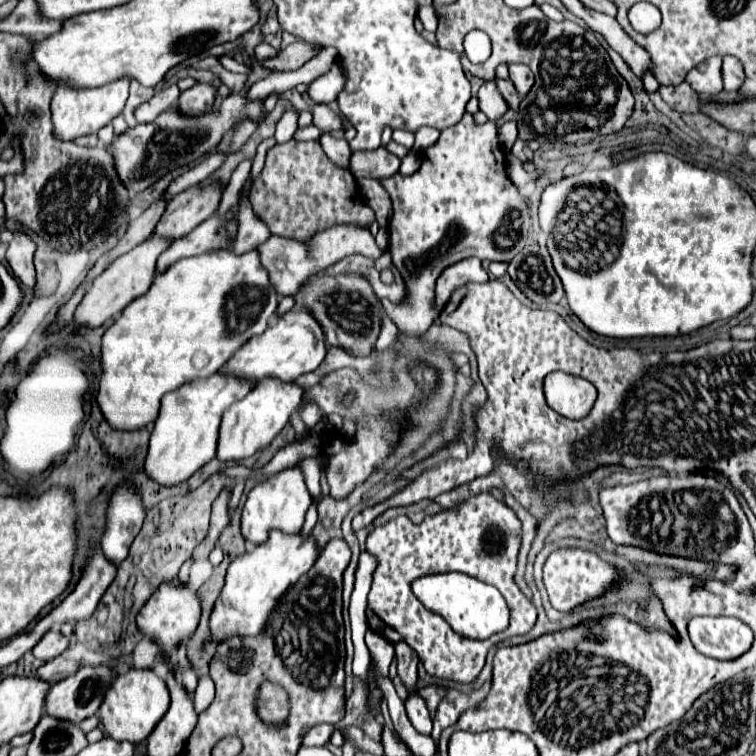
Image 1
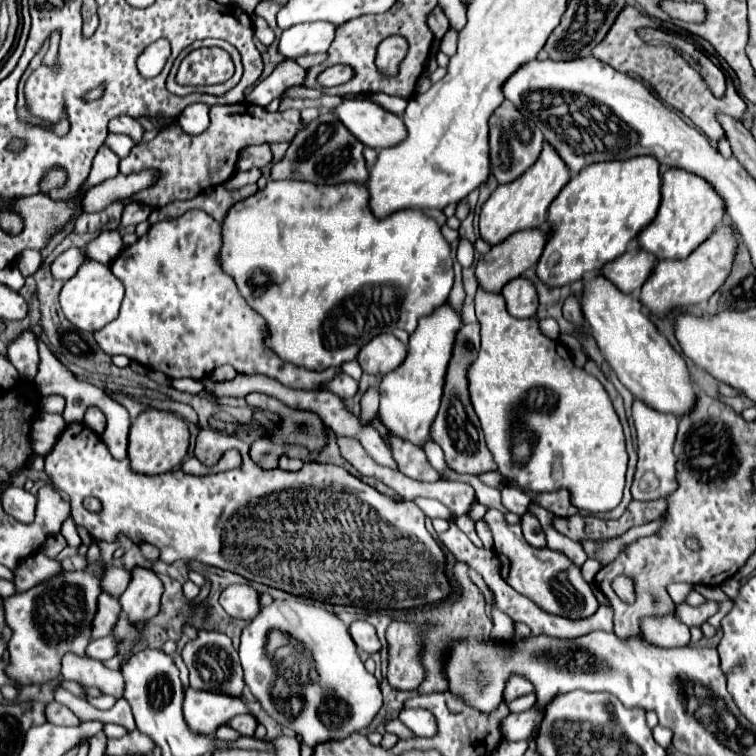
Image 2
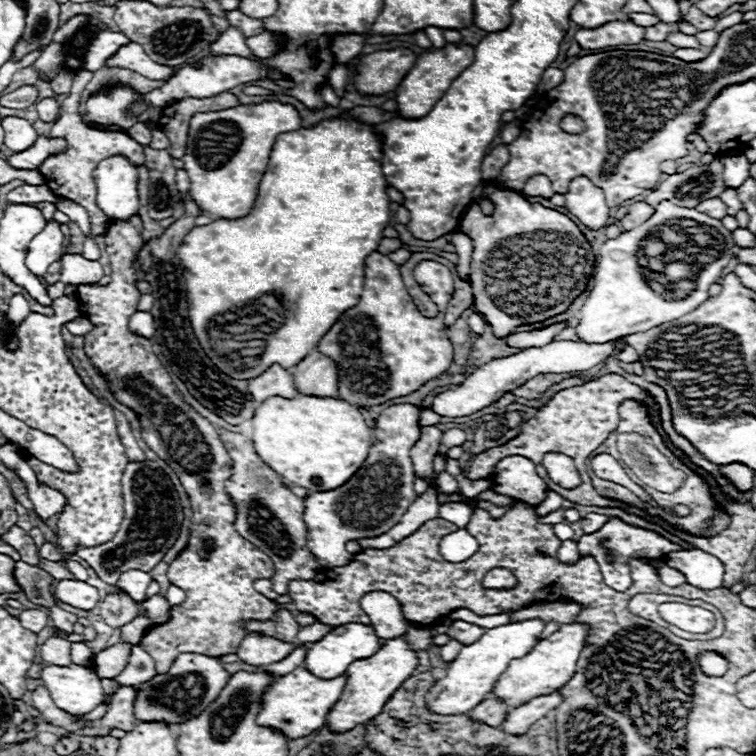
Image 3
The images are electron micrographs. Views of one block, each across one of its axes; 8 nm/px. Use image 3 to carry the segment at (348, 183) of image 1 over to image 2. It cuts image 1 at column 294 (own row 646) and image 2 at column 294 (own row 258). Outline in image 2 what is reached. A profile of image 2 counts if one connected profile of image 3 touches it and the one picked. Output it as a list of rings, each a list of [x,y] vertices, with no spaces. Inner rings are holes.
[[[234,104],[234,106],[212,106],[210,108],[210,126],[206,132],[198,136],[188,136],[182,132],[178,124],[162,128],[154,118],[150,118],[158,128],[158,136],[152,142],[138,144],[130,150],[130,154],[120,160],[122,174],[134,174],[146,168],[160,172],[158,184],[148,190],[142,190],[134,196],[136,202],[150,206],[166,206],[176,200],[190,200],[198,196],[202,190],[224,184],[234,174],[236,156],[242,148],[254,144],[272,144],[272,142],[290,142],[300,128],[300,112],[268,112],[266,108],[254,104]]]

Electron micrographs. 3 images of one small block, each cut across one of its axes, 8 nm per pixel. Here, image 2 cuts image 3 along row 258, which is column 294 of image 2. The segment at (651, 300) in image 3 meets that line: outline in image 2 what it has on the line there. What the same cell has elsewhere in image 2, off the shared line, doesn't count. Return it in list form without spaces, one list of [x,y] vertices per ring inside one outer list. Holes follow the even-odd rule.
[[[274,600],[270,606],[262,606],[258,616],[242,630],[238,652],[244,668],[244,680],[252,694],[272,718],[280,720],[284,726],[294,728],[302,736],[302,744],[316,746],[320,742],[342,740],[354,732],[360,732],[372,722],[372,718],[382,708],[382,692],[378,680],[366,672],[356,652],[356,644],[348,634],[348,626],[326,608],[304,604],[300,600]],[[272,628],[278,628],[302,642],[314,654],[318,670],[318,680],[310,686],[310,704],[304,702],[300,714],[294,718],[280,714],[270,696],[276,678],[276,664],[266,658],[264,646],[266,634]]]

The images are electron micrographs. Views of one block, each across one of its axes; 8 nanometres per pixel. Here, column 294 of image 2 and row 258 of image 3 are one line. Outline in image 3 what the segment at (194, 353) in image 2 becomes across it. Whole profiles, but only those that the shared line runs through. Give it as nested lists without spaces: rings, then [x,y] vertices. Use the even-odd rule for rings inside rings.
[[[380,252],[366,258],[362,300],[344,312],[318,344],[318,350],[328,354],[338,366],[338,394],[346,402],[378,406],[386,400],[406,396],[424,382],[444,374],[452,364],[454,348],[446,336],[444,312],[454,294],[454,280],[444,264],[428,260],[424,266],[428,266],[426,294],[438,304],[440,312],[436,318],[428,320],[424,320],[426,316],[420,314],[408,296],[400,266]]]

